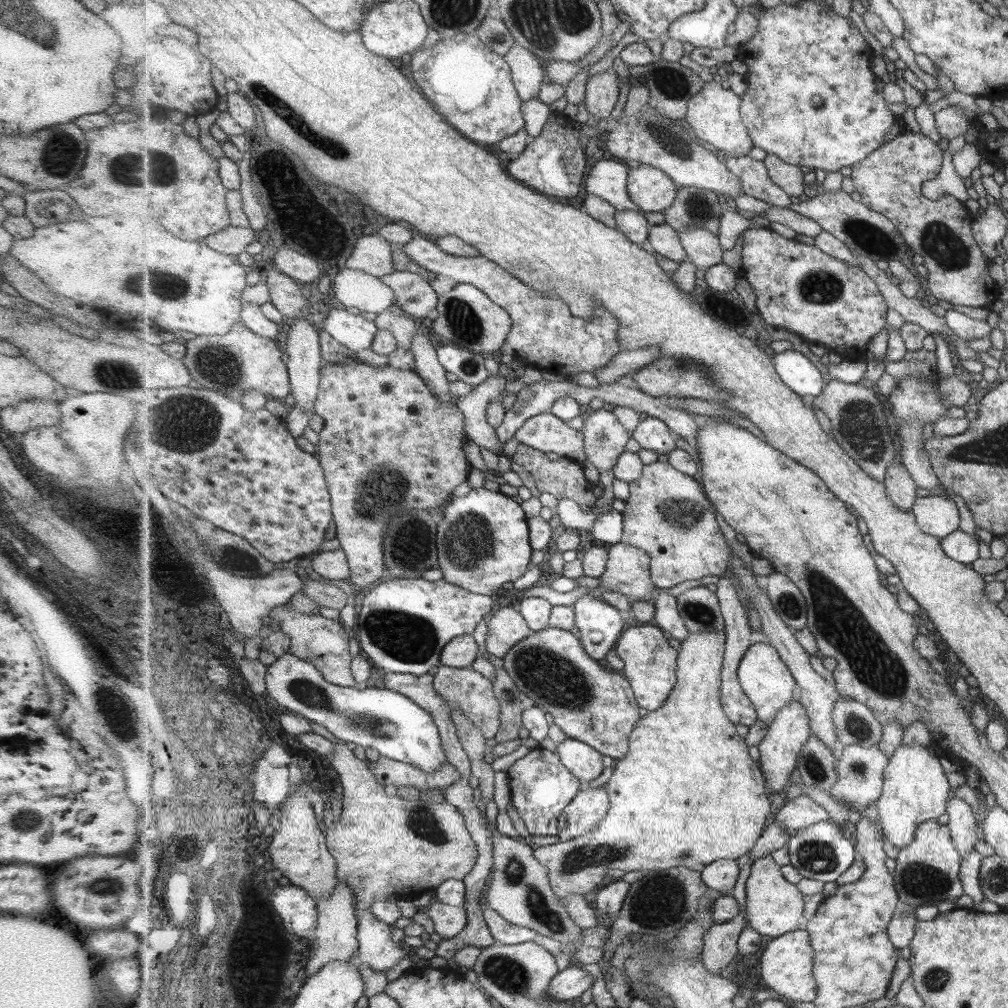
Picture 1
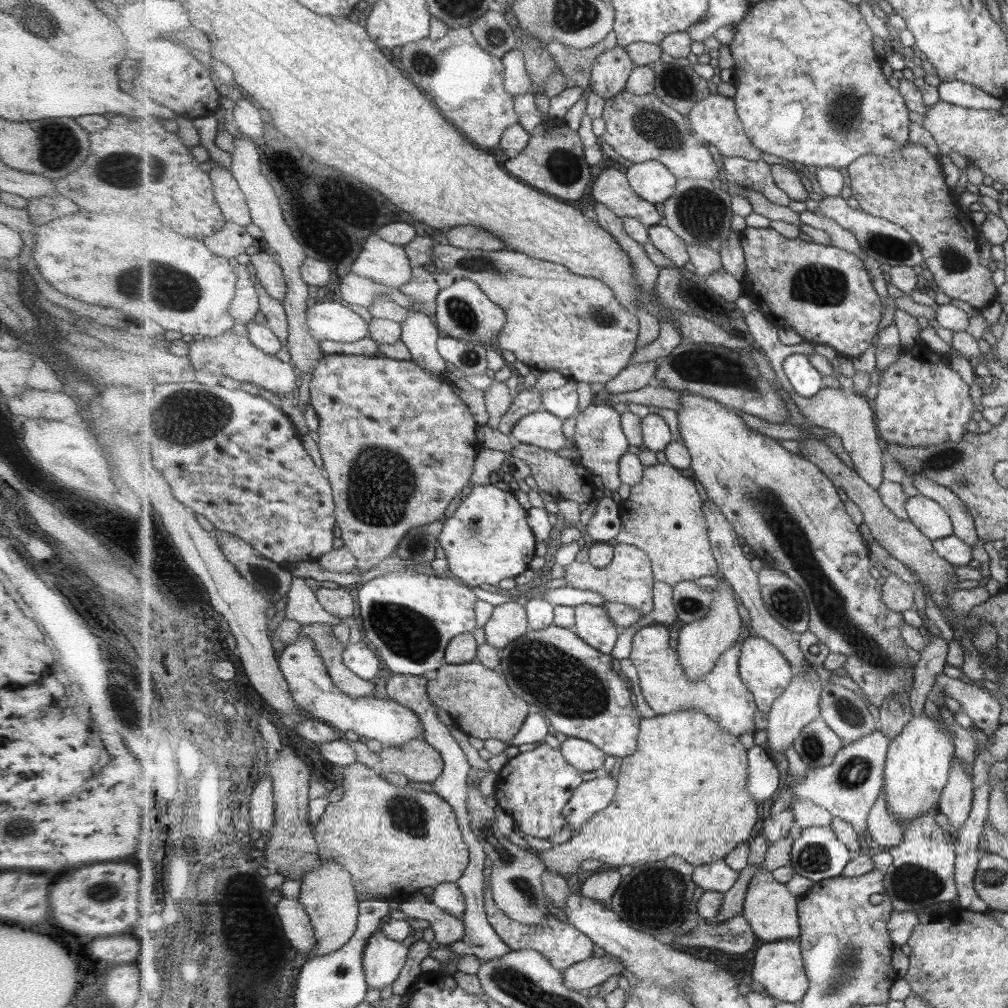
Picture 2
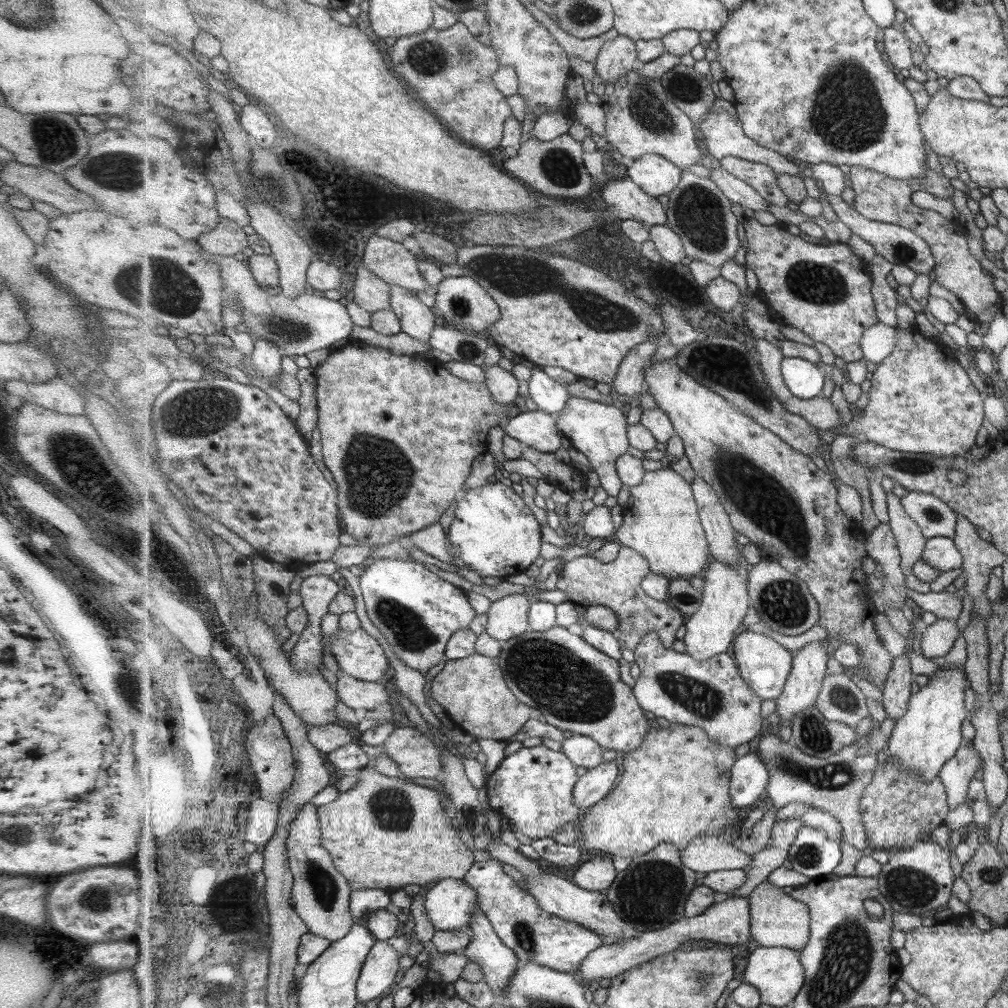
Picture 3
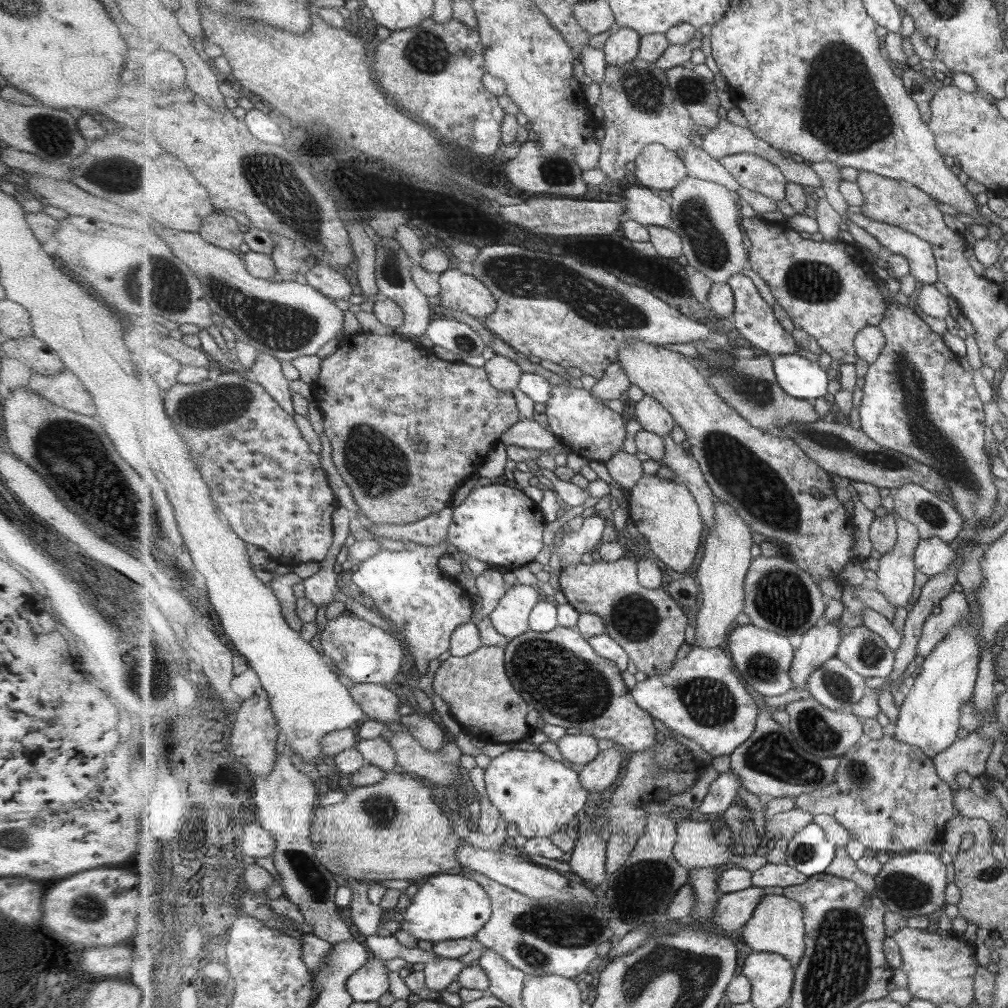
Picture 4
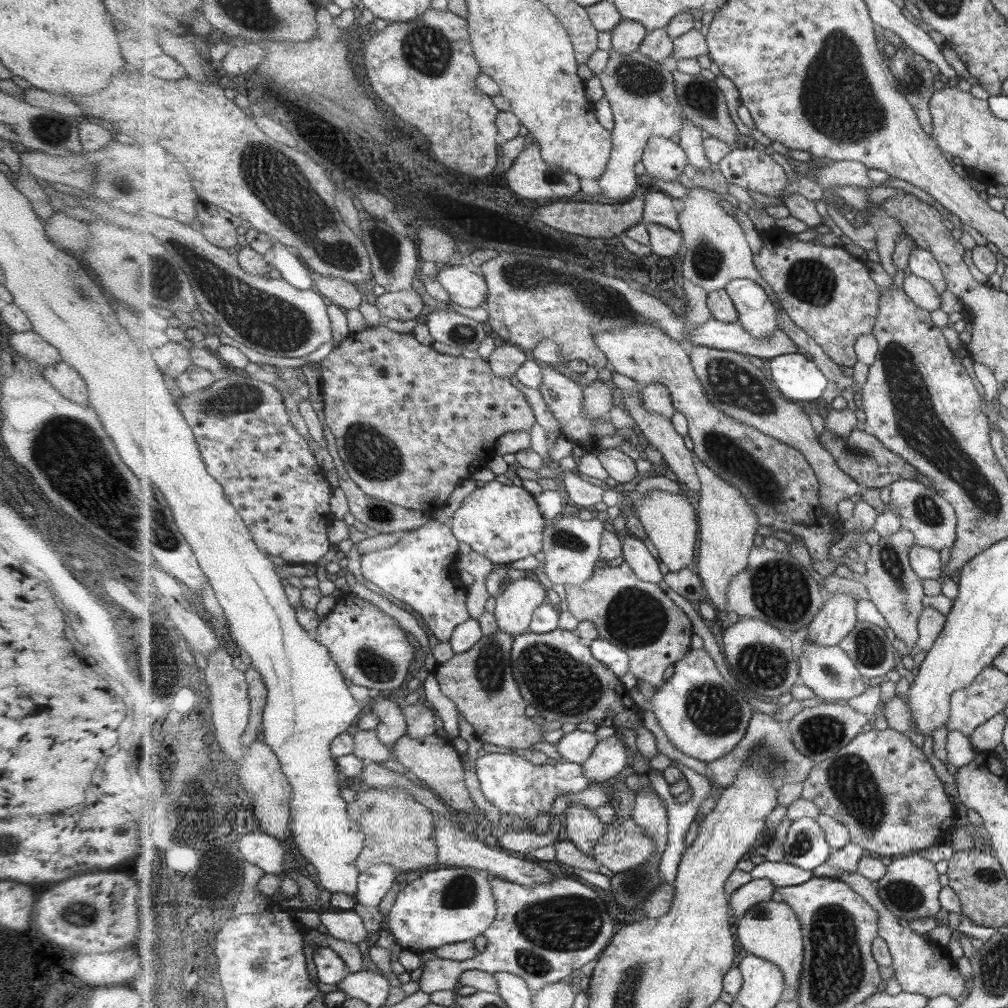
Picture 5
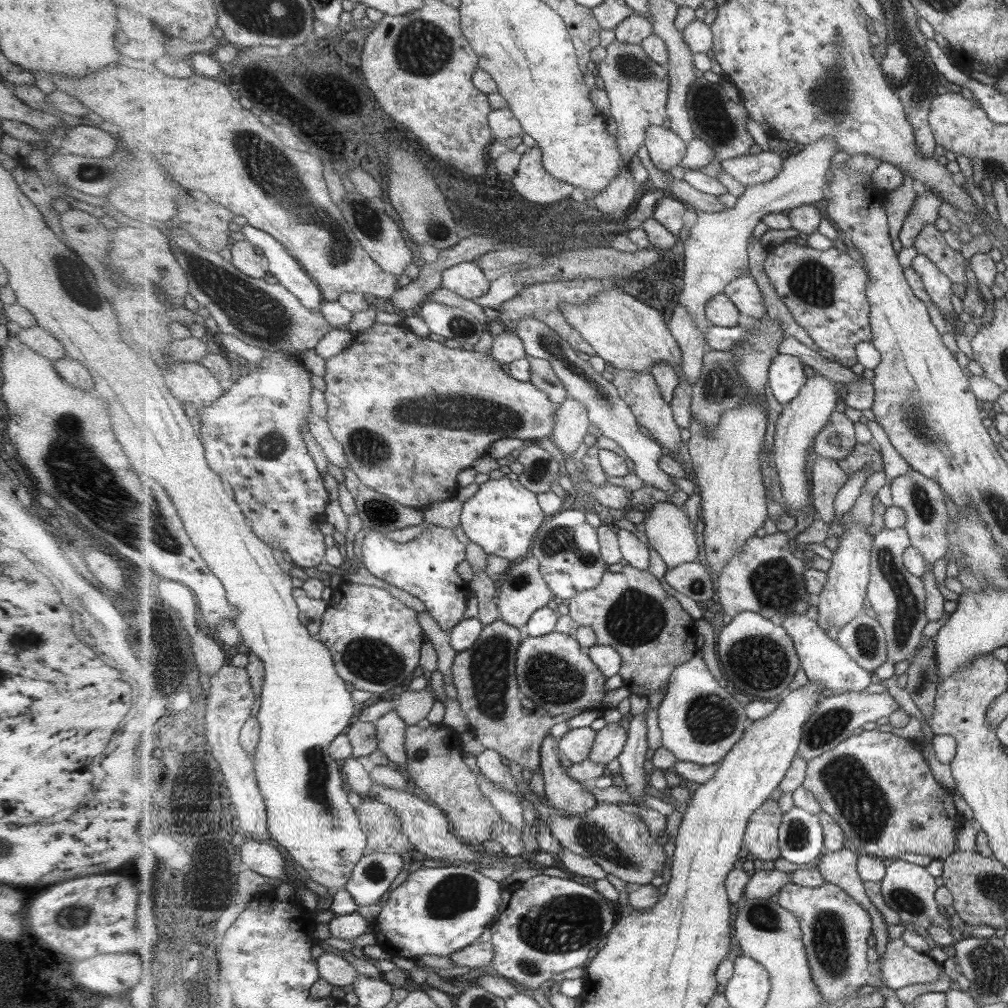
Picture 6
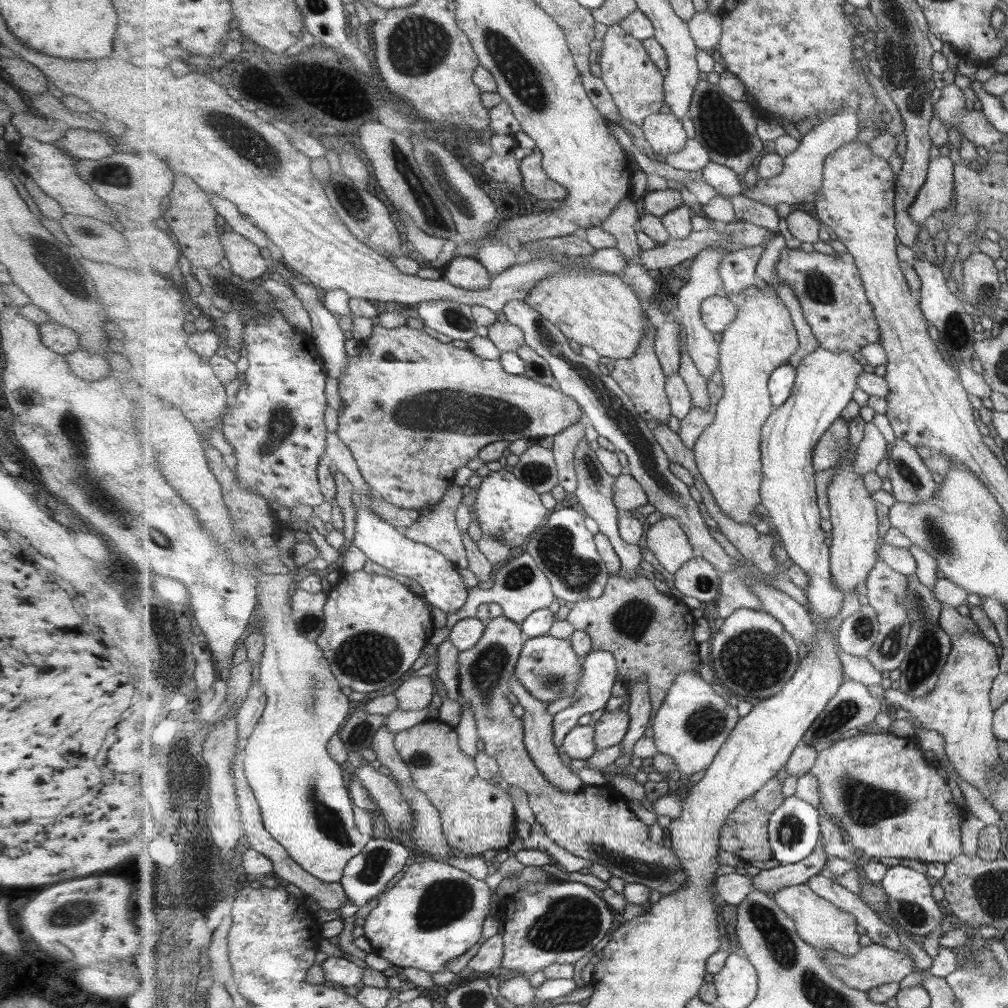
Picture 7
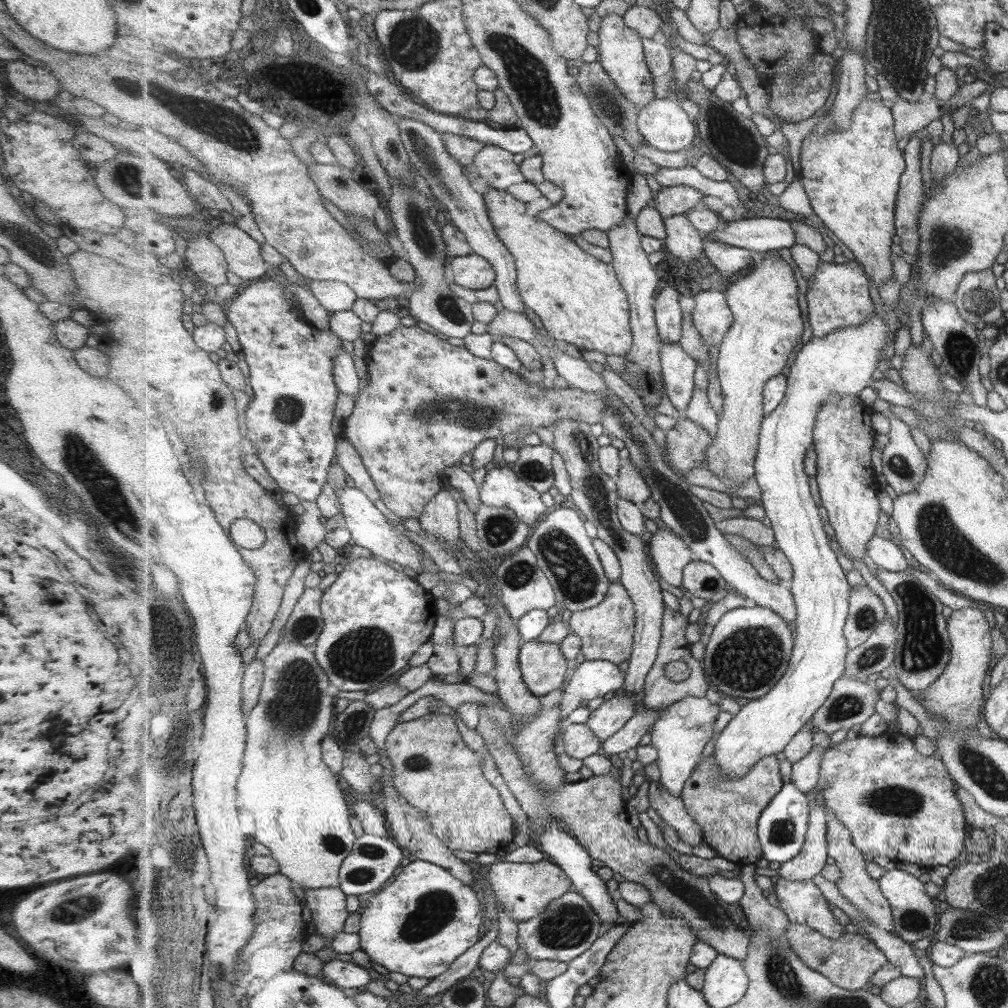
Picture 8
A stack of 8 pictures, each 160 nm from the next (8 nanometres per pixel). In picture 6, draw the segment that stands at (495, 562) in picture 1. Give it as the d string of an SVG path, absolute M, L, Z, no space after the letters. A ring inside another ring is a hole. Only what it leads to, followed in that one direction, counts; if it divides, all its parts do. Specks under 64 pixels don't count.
M512 475L485 482L464 504L460 527L465 535L488 555L499 555L507 560L527 557L537 532L549 518L541 507L539 496Z

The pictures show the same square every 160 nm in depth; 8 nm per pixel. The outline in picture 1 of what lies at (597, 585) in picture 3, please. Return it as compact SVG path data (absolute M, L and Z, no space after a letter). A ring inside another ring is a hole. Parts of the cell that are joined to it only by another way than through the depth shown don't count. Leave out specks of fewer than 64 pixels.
M620 543L609 547L609 562L600 585L624 594L630 601L654 602L656 583L652 579L652 555Z

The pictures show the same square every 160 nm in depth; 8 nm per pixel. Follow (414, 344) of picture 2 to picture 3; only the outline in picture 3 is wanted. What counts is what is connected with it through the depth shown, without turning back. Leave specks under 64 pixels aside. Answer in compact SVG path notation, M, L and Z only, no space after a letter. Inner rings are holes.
M391 287L392 311L400 318L402 331L419 342L428 342L437 327L437 316L423 304L415 292L403 287Z

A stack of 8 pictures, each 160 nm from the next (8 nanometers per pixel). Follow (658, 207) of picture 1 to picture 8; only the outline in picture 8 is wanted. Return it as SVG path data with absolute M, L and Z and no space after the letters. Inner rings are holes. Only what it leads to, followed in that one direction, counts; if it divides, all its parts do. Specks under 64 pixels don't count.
M673 95L655 99L640 111L638 128L646 143L663 152L679 152L698 142L699 130Z

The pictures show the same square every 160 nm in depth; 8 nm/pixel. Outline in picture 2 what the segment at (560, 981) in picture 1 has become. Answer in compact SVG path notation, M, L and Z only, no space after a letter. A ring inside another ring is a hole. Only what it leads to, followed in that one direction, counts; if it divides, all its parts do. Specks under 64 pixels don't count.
M605 954L600 958L591 958L569 969L563 970L565 987L571 991L586 993L589 988L603 984L611 976L627 974L625 964L613 955Z

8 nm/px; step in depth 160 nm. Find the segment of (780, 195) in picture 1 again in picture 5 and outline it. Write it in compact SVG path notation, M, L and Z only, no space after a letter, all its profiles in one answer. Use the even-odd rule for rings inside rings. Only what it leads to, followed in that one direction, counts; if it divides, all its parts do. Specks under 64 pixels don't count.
M754 147L734 148L718 167L729 183L771 197L783 194L790 183L785 170L771 155Z

